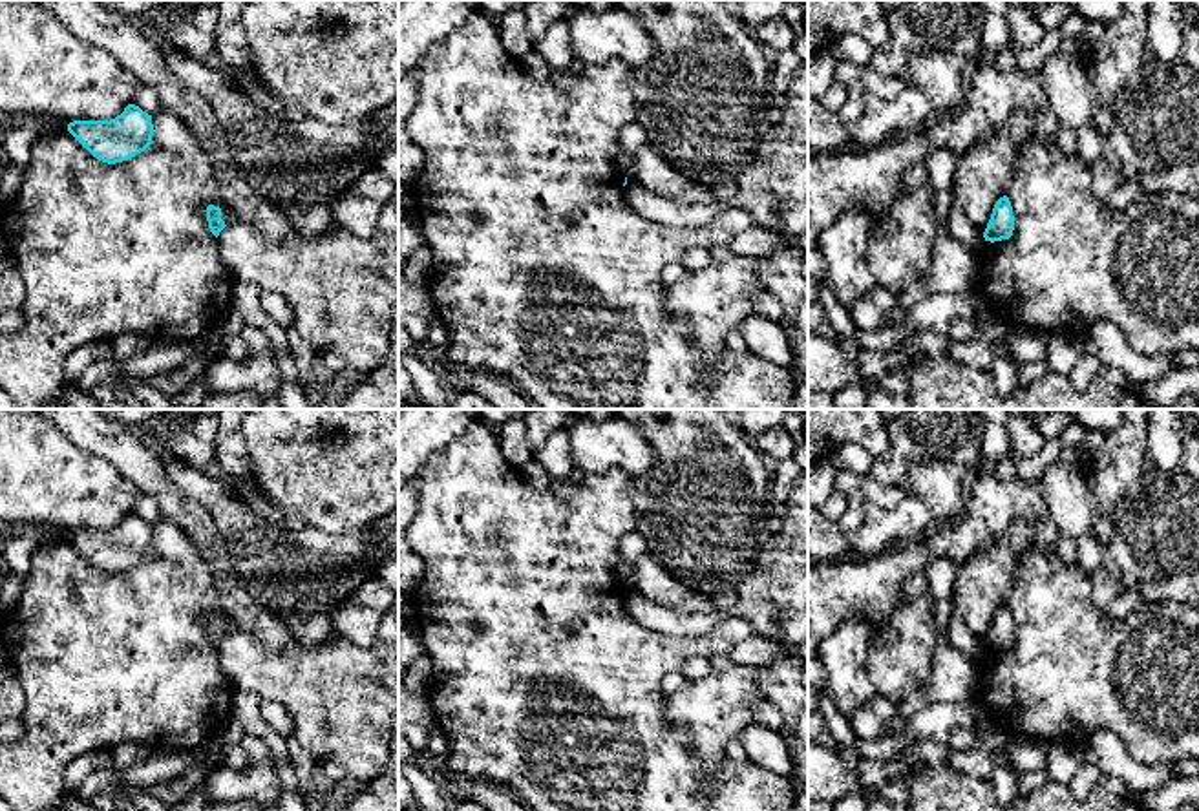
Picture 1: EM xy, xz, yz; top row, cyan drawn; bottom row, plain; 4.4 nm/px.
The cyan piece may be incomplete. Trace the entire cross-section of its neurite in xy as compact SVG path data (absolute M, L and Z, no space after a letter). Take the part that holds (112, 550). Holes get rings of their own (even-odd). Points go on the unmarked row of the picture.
M128 513L110 530L73 530L68 541L99 570L115 574L135 566L152 553L152 524Z

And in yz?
M1007 605L1000 606L992 617L991 628L983 641L985 650L1002 650L1009 648L1014 639L1013 616Z

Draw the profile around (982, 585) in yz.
M1018 517L987 550L978 550L956 575L954 612L985 641L996 610L1007 605L1022 553L1035 542L1031 522Z

